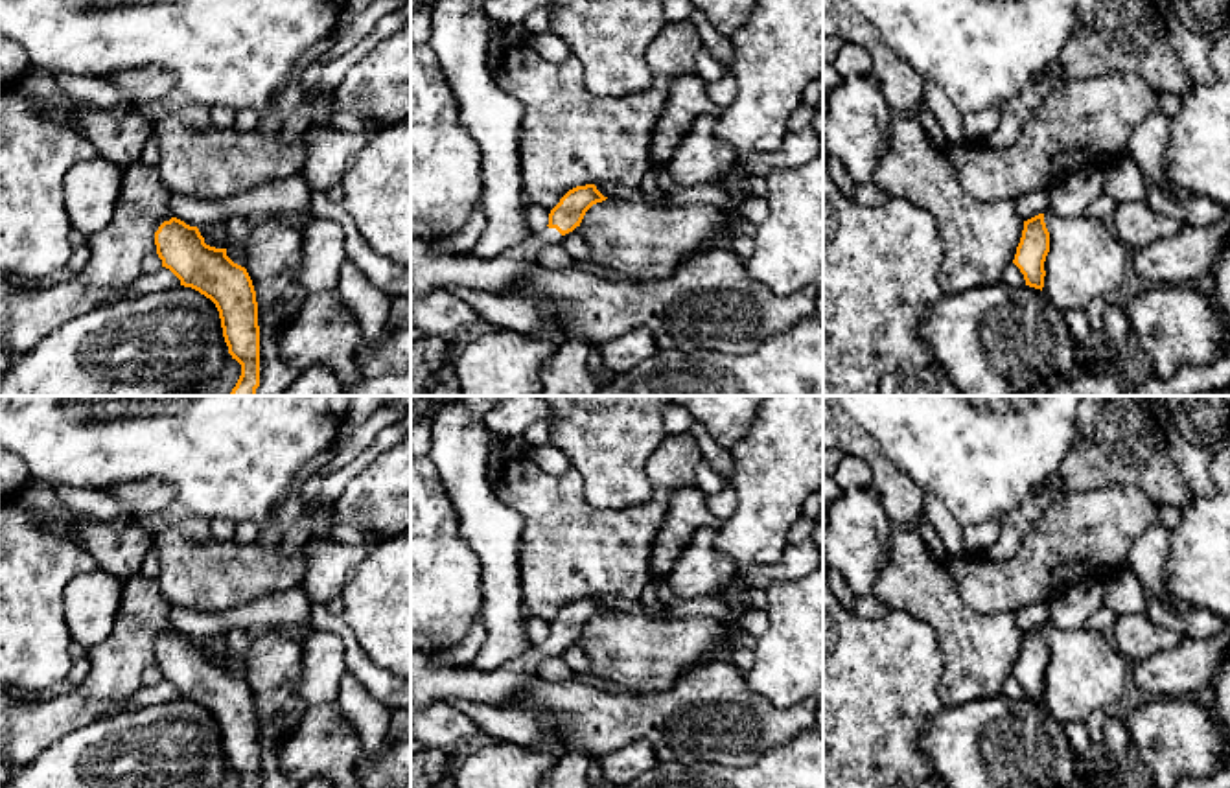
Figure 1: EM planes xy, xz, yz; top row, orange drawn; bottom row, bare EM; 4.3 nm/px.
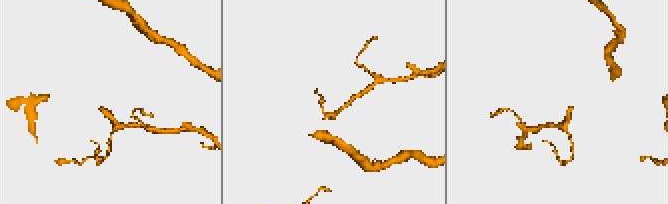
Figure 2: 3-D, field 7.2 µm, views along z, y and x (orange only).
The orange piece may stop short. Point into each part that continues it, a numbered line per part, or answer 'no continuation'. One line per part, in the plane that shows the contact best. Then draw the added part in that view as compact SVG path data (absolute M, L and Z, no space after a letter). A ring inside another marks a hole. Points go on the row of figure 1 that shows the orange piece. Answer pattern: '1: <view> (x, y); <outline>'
1: xz (429, 271); M545 226L490 260L473 252L436 252L435 241L411 239L411 296L446 287L514 291L540 267L540 252L549 245L560 245L562 239L556 228Z

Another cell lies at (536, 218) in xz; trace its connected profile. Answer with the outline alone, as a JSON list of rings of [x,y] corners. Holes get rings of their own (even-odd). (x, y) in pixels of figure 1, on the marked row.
[[[525,206],[525,221],[530,232],[540,232],[549,225],[551,210],[543,206]]]

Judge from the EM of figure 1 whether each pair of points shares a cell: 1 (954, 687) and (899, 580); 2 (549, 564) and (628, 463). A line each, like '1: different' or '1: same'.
1: same
2: different

